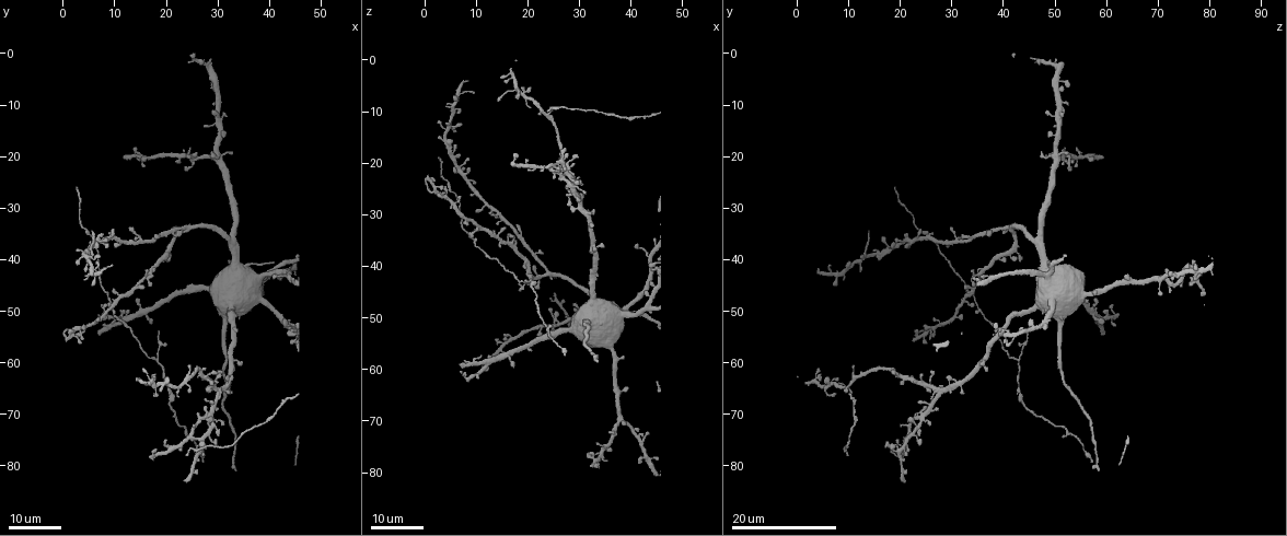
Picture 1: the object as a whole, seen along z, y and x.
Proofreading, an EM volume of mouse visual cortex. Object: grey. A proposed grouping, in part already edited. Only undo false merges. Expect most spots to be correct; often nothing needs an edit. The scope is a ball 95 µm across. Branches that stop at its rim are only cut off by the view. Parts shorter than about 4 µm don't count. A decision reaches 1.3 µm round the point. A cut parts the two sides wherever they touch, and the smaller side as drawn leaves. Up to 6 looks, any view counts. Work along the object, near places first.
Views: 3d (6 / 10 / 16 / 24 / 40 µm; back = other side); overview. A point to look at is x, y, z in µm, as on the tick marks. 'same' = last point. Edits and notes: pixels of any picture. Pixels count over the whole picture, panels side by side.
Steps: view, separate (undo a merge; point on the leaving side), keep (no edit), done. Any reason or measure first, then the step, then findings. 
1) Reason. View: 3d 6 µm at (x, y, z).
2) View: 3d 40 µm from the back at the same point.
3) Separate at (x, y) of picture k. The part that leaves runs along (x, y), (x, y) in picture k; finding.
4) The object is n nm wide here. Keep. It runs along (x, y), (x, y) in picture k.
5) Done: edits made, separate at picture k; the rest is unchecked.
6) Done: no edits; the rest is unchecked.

Three-way junction. View: 3d 16 µm at (18.5, 60.0, 42.5).

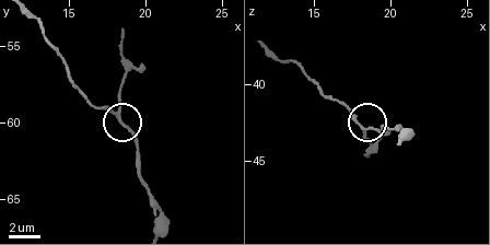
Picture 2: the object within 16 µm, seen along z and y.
View: 3d 10 µm at (18.4, 59.6, 43.0).

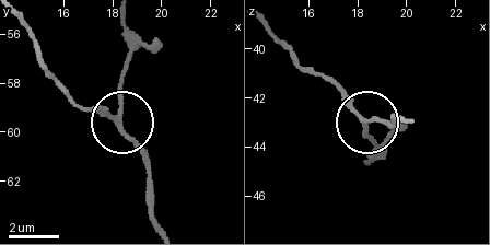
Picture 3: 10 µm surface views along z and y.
View: 3d 10 µm from the back at (18.2, 59.6, 43.0).

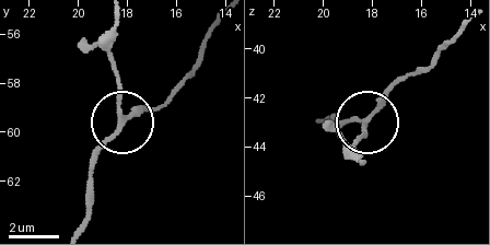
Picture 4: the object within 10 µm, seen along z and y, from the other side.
The side arm is 6 µm long. Keep. It runs along (217, 23), (191, 73), (154, 108), (123, 117), (116, 69) in picture 4; all the same cell.

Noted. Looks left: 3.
Three arms meet. View: 3d 16 µm at (9.5, 48.5, 34.5).

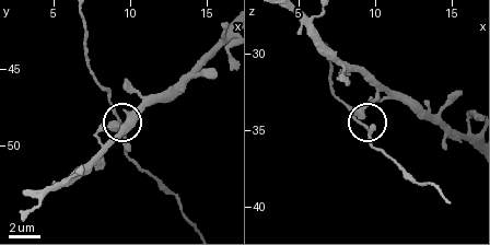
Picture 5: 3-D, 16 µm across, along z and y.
View: 3d 10 µm at (9.2, 48.2, 34.8).

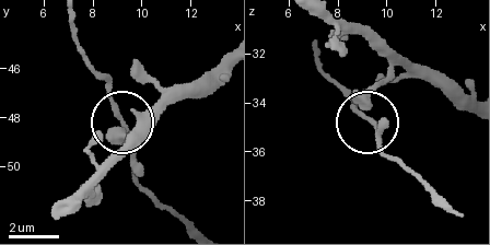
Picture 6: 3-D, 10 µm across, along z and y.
The object is 200 nm wide here. Keep. It runs along (223, 58), (173, 89), (125, 132), (112, 95), (86, 66) in picture 6; one cell here.

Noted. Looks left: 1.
Done: no edits; the rest is unchecked.

